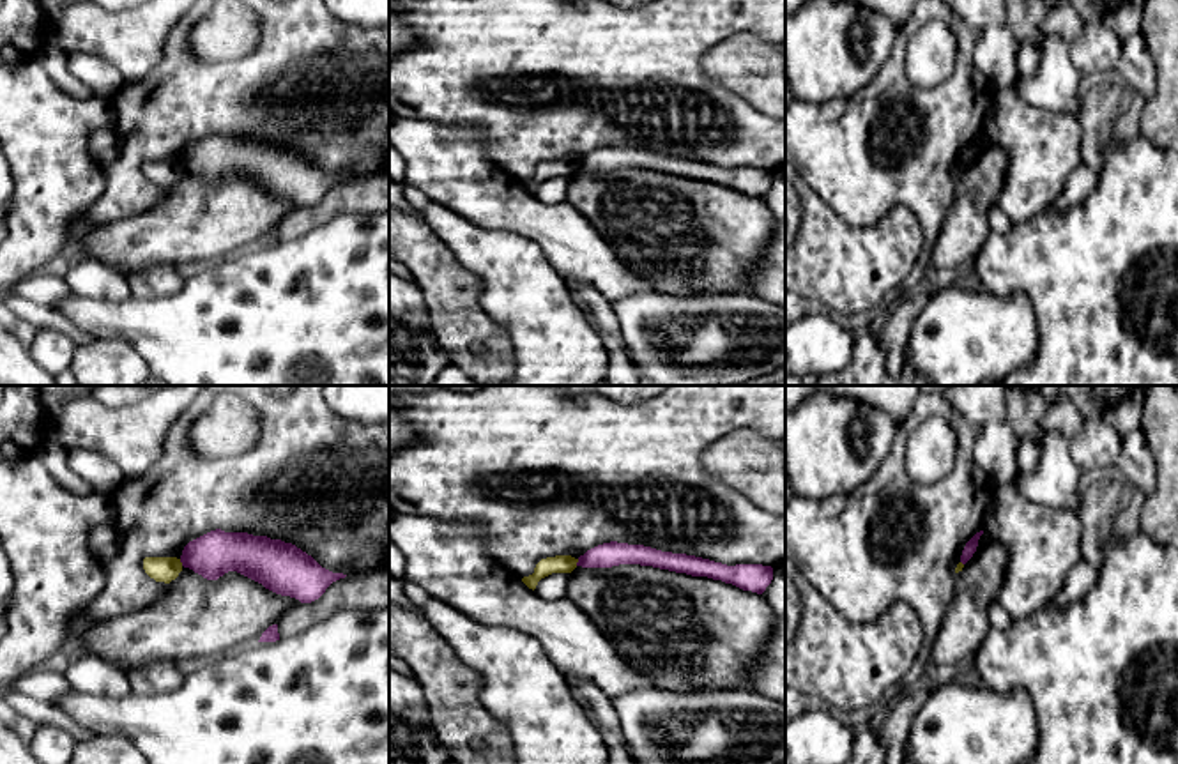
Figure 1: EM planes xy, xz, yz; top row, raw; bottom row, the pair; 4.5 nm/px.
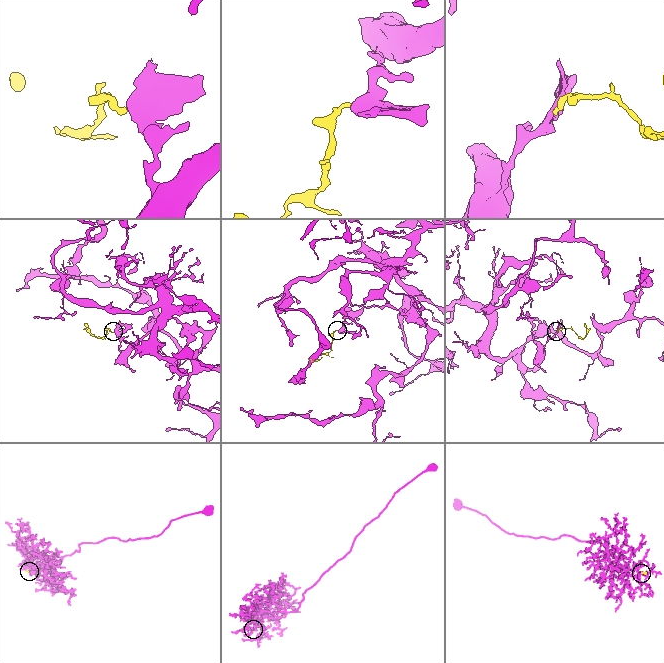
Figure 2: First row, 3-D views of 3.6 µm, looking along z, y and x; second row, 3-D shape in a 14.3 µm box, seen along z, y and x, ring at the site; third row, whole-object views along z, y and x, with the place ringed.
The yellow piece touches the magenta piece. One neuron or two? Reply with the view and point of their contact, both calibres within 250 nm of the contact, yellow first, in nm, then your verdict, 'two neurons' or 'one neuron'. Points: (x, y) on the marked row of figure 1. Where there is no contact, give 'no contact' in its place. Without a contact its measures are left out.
xy (181, 563) | 110/200 nm | two neurons

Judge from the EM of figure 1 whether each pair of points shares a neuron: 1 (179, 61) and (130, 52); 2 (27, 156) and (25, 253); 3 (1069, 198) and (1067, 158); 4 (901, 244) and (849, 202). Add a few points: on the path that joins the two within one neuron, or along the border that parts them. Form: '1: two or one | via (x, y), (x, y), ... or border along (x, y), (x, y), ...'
1: two | border along (181, 20), (167, 39), (161, 61), (131, 84)
2: one | via (32, 181), (32, 229)
3: two | border along (1081, 161), (1063, 191), (1046, 209)
4: two | border along (835, 213), (874, 225), (906, 207), (918, 221)

